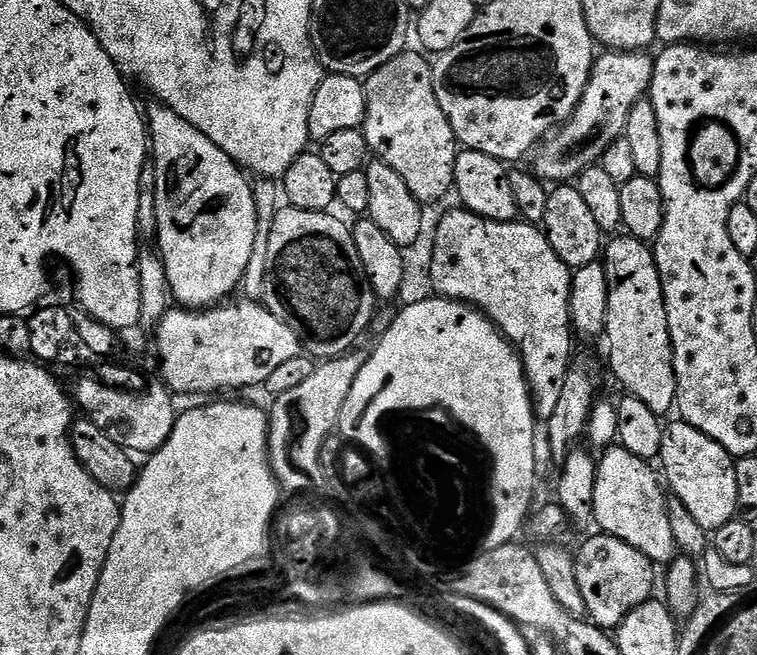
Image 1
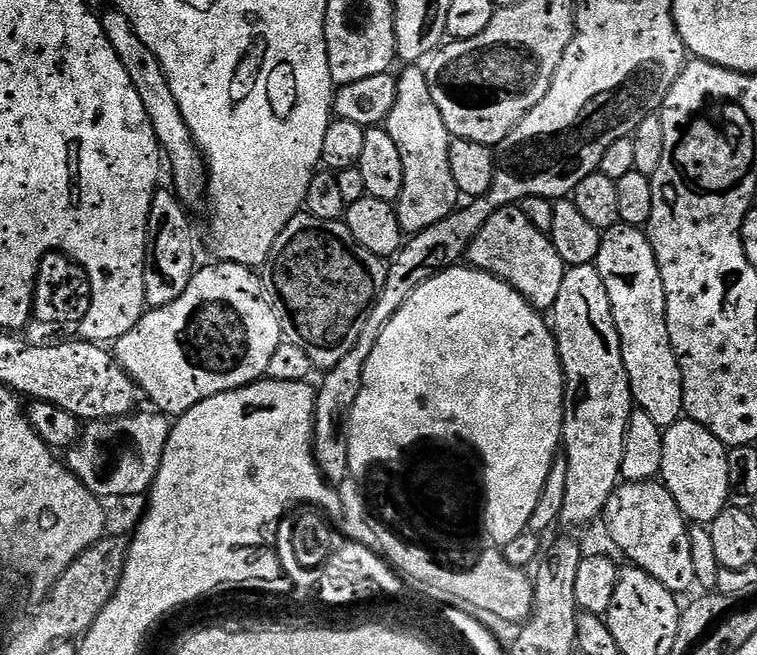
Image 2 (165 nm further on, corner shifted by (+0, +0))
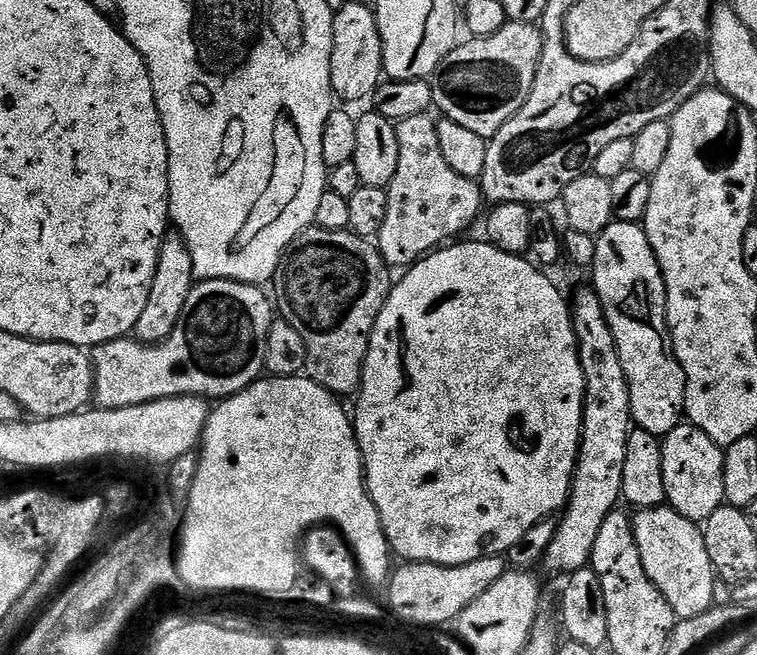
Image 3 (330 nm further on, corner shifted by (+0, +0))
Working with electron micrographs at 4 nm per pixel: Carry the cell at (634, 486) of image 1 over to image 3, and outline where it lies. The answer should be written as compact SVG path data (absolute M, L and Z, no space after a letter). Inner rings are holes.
M671 506L641 508L635 515L632 529L642 566L662 598L670 602L670 610L674 610L676 619L694 618L694 614L710 610L713 606L711 595L718 577L710 562L710 554L706 554L701 525L678 514Z

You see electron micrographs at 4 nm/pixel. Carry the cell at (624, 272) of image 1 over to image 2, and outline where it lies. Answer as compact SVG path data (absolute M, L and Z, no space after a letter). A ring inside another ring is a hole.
M619 223L603 233L595 265L598 274L602 274L602 282L606 282L606 294L610 294L610 310L614 314L614 326L622 346L622 362L626 366L635 407L650 414L650 419L658 422L660 428L668 428L685 415L684 387L682 370L672 349L670 330L666 326L666 290L662 286L662 274L658 270L647 231Z

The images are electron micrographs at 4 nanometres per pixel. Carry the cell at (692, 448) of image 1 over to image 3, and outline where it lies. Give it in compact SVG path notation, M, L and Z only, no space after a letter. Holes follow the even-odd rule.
M682 422L670 434L662 440L662 478L666 482L667 503L678 514L682 514L688 520L702 522L714 514L724 499L724 454L725 449L714 443L701 428L695 428L690 422Z

